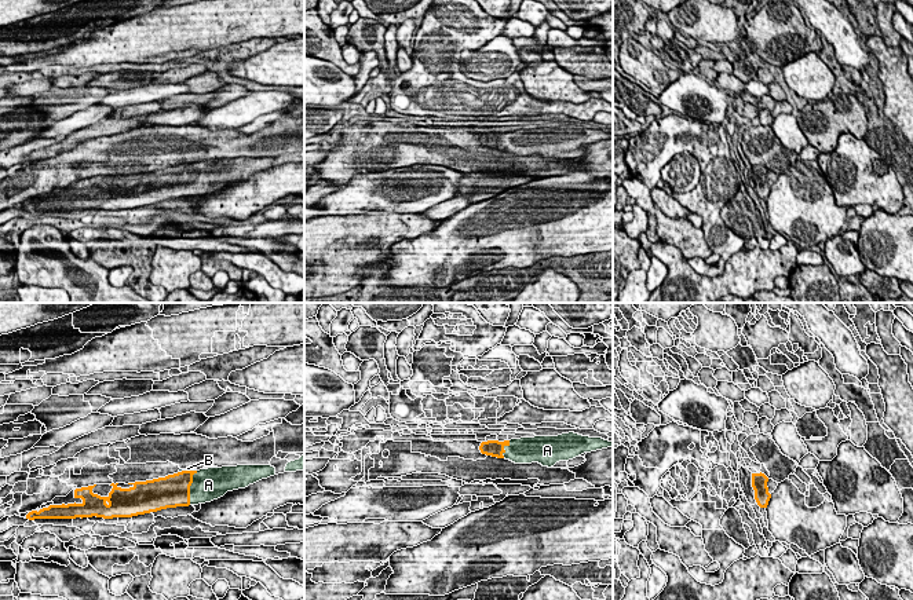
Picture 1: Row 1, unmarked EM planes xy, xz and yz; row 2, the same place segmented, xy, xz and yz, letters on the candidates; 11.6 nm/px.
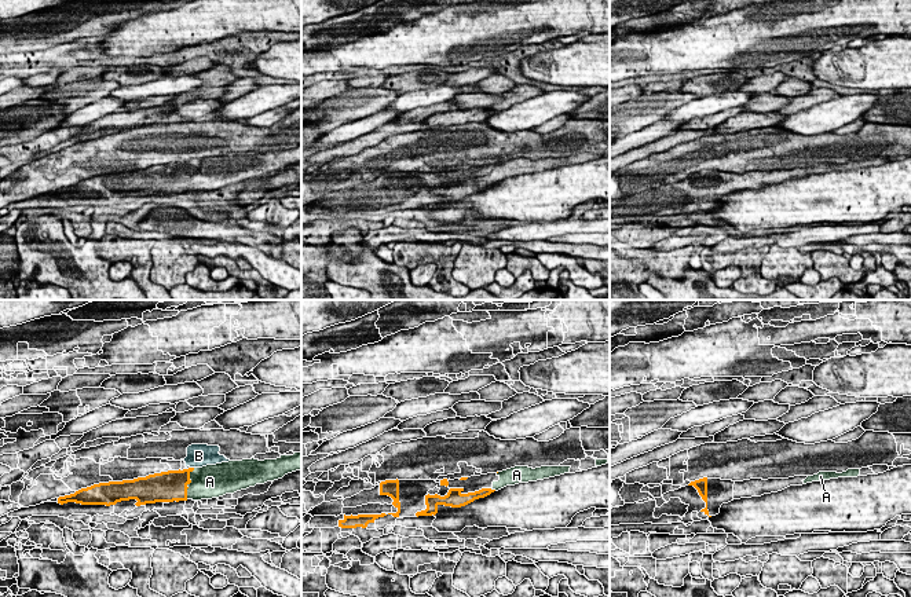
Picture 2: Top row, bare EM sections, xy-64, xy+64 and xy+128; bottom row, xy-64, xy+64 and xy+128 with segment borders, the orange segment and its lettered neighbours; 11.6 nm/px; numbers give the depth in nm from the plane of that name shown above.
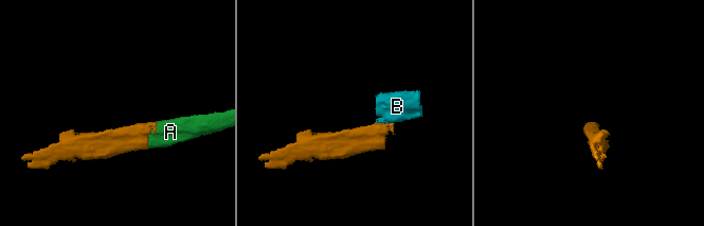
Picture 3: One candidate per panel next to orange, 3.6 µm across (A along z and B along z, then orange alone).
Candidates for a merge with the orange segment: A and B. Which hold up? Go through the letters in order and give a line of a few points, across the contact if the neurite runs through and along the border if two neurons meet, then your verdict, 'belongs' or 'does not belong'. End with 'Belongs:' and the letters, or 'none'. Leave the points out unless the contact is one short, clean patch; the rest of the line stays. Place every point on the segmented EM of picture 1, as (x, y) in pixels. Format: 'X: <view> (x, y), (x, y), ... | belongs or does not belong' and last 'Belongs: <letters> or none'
A: belongs
B: xy (196, 469), (182, 469), (179, 472) | does not belong
Belongs: A

